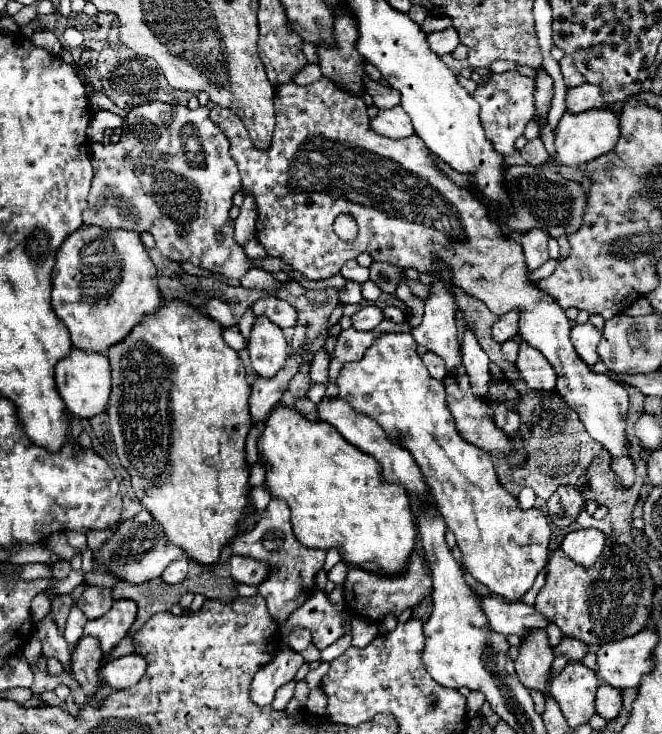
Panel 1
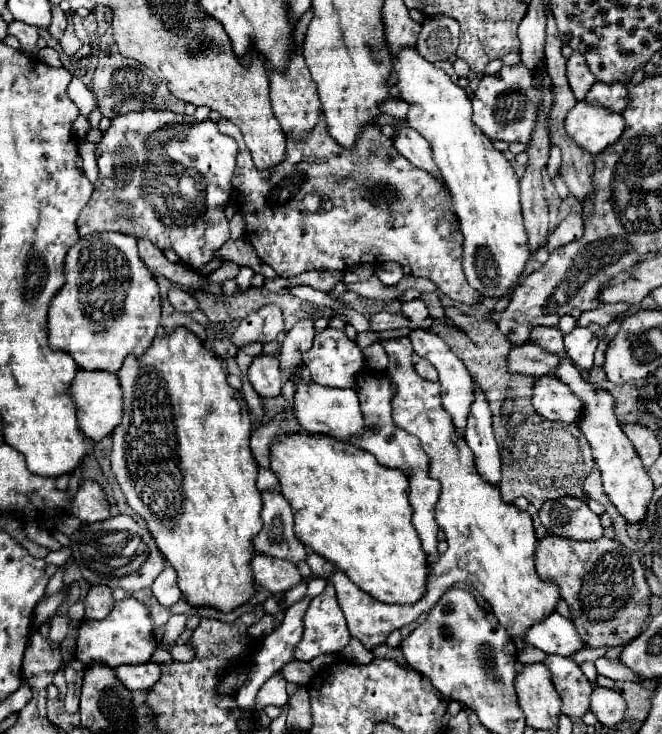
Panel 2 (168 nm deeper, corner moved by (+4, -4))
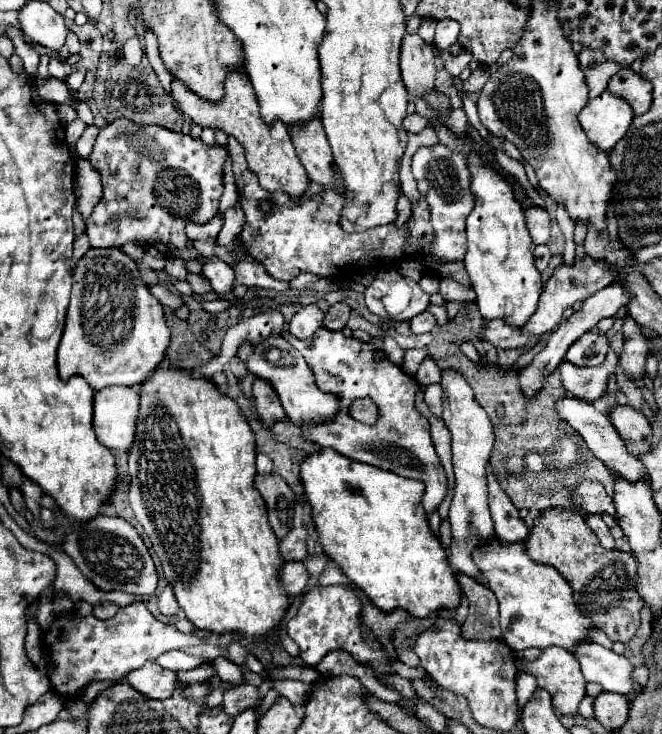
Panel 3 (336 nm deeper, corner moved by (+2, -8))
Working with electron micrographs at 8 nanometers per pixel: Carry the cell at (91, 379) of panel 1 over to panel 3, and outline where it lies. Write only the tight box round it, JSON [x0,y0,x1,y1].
[93,386,139,450]

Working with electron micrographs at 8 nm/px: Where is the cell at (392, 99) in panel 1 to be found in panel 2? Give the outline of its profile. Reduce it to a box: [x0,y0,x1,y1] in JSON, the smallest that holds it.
[379,98,409,118]

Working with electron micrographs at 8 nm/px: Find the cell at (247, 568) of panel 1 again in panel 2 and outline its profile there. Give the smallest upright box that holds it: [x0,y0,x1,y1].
[251,554,301,594]

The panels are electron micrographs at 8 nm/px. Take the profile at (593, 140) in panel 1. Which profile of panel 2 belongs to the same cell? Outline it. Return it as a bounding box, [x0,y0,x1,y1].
[565,102,625,156]

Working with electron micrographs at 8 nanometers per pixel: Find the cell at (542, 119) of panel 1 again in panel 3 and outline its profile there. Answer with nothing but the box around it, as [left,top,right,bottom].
[525,208,551,244]

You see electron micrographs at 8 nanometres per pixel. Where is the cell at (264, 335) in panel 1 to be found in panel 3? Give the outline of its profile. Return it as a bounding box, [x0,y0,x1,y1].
[253,380,287,428]

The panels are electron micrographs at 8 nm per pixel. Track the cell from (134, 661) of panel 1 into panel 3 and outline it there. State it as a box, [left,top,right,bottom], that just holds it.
[127,662,177,700]

